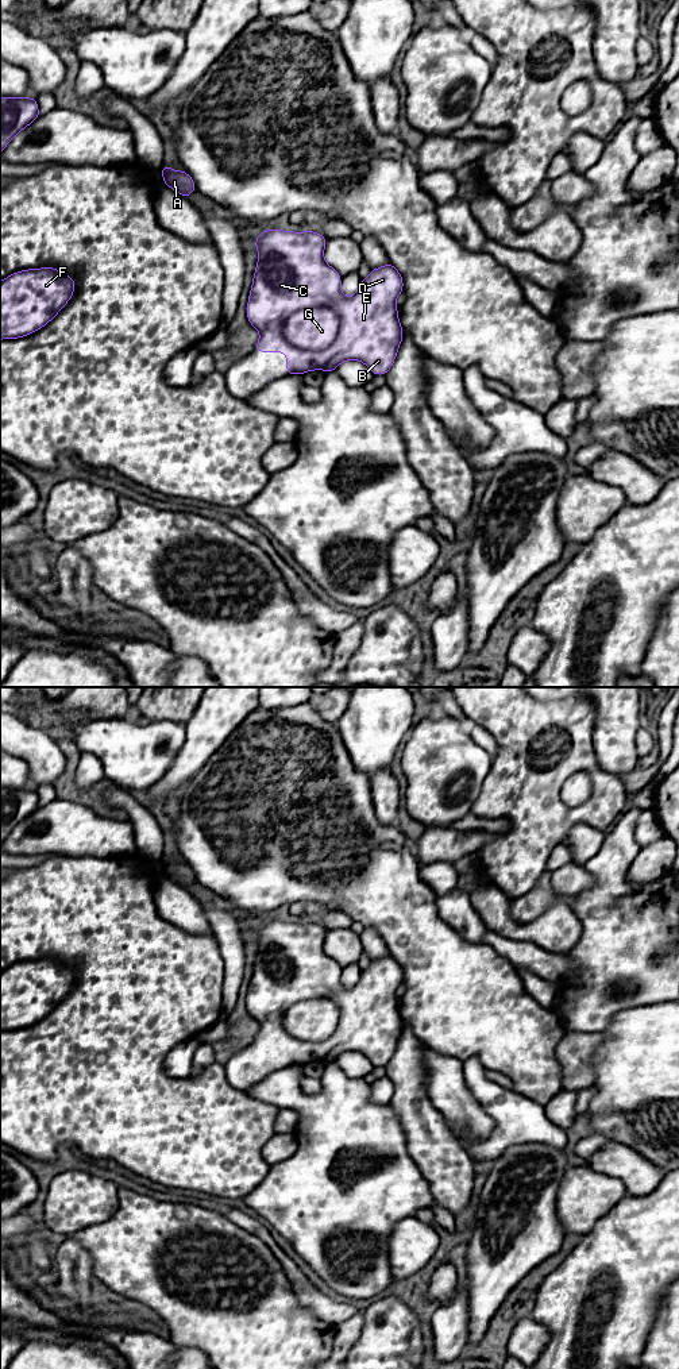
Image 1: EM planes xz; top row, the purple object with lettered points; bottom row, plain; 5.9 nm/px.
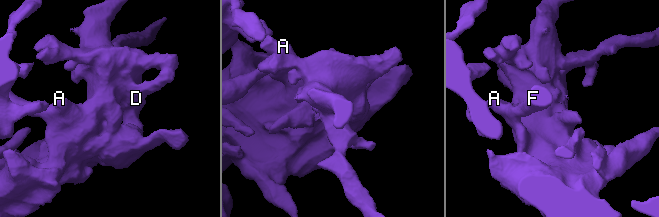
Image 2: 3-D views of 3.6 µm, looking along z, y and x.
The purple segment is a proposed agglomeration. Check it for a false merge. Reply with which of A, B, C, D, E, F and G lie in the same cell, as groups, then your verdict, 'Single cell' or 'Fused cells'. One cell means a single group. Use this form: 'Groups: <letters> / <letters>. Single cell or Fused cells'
Groups: A B C D E F G. Single cell

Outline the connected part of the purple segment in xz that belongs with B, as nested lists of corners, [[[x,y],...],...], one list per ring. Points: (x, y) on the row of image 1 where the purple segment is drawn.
[[[263,230],[258,235],[252,244],[258,248],[258,263],[247,301],[247,320],[261,335],[254,351],[285,352],[286,375],[302,375],[313,370],[331,373],[344,360],[360,360],[374,375],[386,375],[404,338],[396,306],[404,289],[402,275],[387,262],[382,267],[371,269],[355,294],[346,297],[340,290],[342,275],[324,261],[325,243],[327,238],[315,231]]]

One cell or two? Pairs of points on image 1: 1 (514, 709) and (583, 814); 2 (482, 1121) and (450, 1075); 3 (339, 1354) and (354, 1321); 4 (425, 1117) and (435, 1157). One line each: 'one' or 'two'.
1: one
2: one
3: one
4: one

